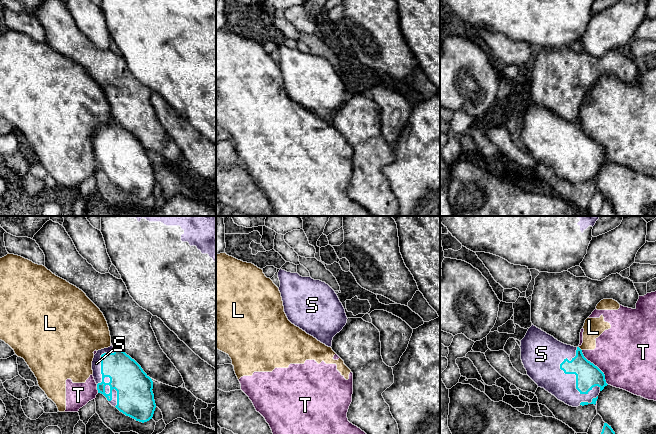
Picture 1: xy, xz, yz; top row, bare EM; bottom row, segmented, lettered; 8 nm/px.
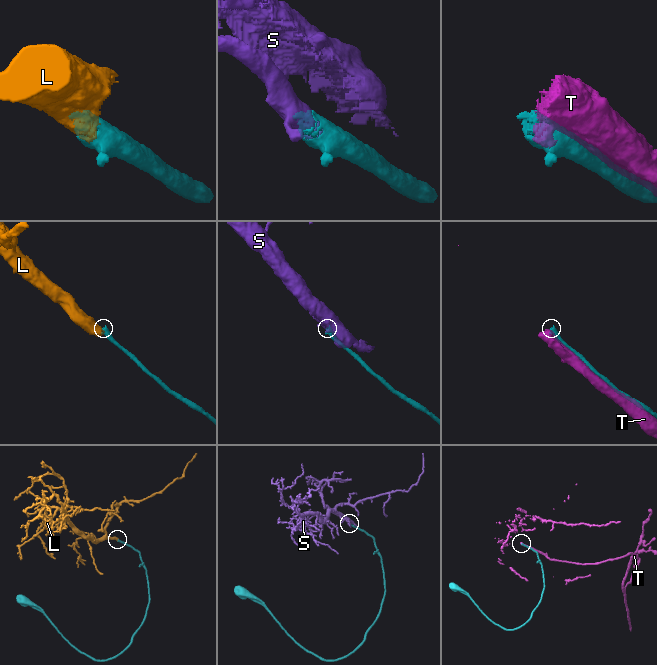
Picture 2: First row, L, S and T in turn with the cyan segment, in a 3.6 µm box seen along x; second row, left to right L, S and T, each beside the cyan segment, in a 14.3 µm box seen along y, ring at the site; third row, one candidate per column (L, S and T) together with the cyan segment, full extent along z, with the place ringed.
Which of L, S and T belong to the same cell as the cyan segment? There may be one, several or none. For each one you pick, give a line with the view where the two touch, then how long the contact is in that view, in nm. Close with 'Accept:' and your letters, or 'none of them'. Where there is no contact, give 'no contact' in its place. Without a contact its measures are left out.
S: meets cyan in xy; contact 480 nm long
Accept: S

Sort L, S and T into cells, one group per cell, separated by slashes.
L T / S

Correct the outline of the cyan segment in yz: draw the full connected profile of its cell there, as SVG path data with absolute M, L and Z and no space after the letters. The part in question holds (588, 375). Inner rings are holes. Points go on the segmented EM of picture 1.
M533 324L520 342L522 363L538 387L572 407L596 404L599 393L608 384L604 373L584 357L579 347L564 344Z

